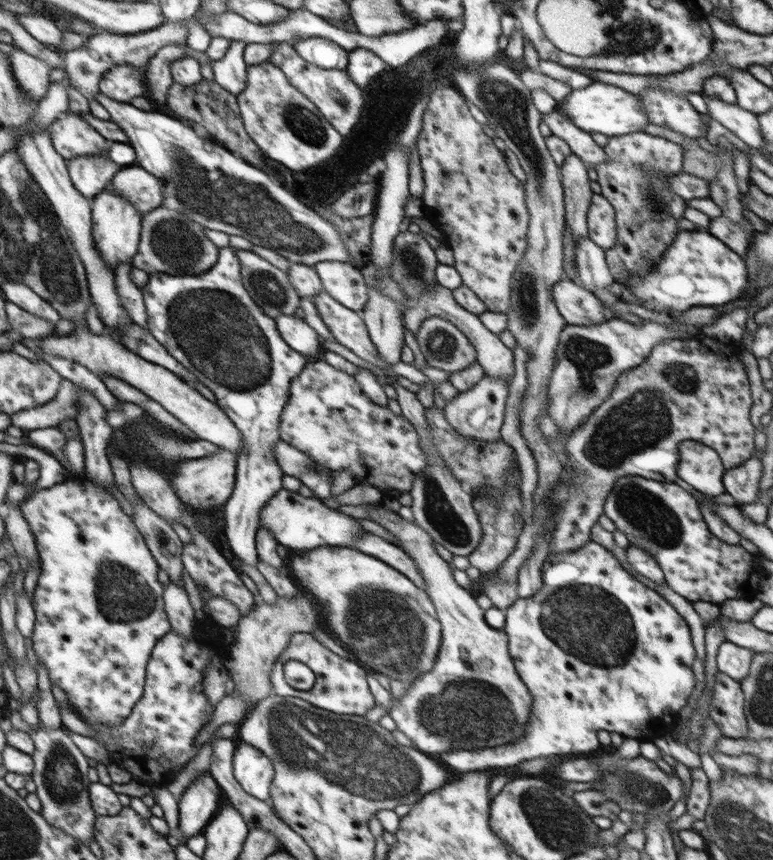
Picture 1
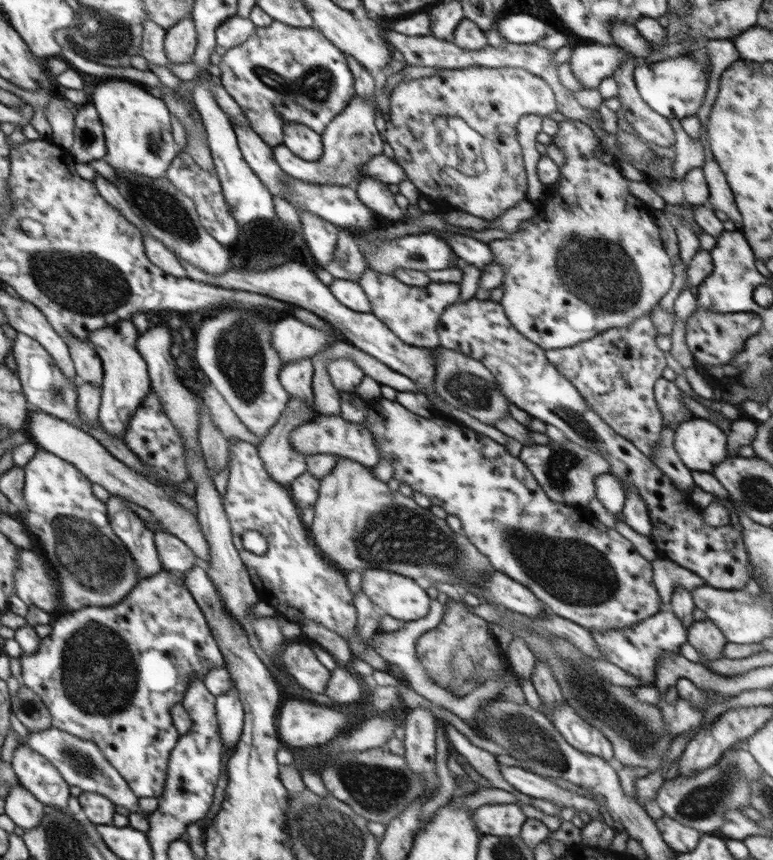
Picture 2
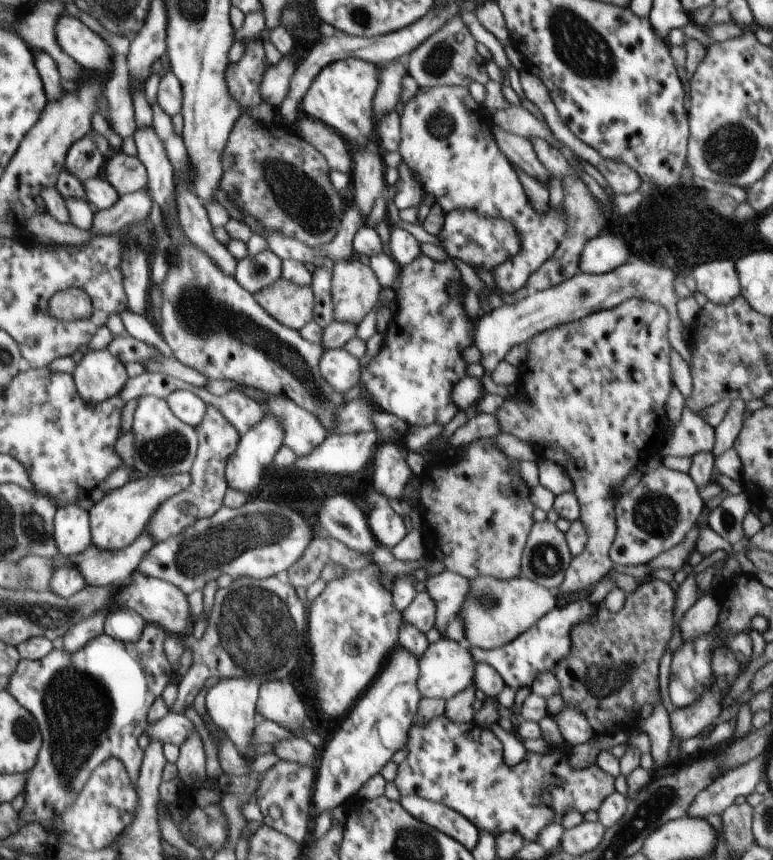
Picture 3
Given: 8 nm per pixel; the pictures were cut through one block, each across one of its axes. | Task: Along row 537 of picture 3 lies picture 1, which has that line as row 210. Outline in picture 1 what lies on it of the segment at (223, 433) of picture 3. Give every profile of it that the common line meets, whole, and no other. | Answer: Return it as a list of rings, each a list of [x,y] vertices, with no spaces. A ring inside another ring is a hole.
[[[162,205],[156,207],[142,217],[142,240],[139,252],[132,257],[132,267],[148,275],[164,272],[172,276],[196,276],[209,271],[217,263],[219,248],[204,235],[204,230],[200,224],[190,224],[176,217],[172,210]]]

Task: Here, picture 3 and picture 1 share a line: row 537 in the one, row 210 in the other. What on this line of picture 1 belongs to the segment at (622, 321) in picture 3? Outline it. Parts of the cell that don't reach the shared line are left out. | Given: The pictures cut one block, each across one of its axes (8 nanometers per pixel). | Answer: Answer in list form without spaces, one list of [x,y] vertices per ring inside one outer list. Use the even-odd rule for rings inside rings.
[[[594,193],[587,211],[588,238],[605,251],[618,240],[615,208],[601,194]]]

